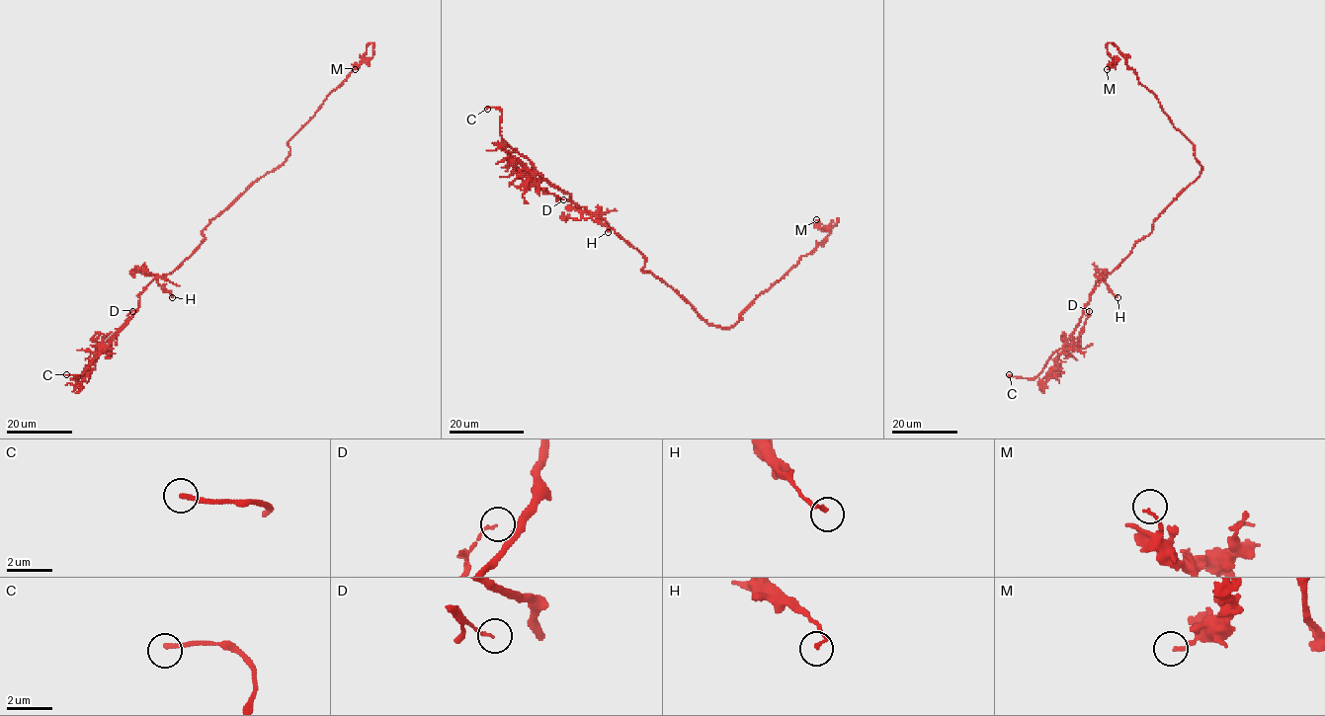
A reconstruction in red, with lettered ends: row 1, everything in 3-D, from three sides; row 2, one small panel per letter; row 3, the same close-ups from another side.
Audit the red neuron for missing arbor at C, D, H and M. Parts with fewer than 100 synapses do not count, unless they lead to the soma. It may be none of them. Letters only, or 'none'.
C

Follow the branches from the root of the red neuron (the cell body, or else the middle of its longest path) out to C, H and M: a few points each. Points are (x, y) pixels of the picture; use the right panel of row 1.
C: (1165, 209), (1154, 220), (1152, 230), (1112, 272), (1096, 281), (1075, 331), (1042, 370), (1033, 379), (1009, 374)
H: (1165, 209), (1154, 220), (1152, 230), (1134, 245), (1112, 272), (1105, 275), (1108, 288), (1117, 297)
M: (1165, 209), (1201, 171), (1195, 146), (1111, 42), (1108, 53), (1114, 64), (1107, 69)

